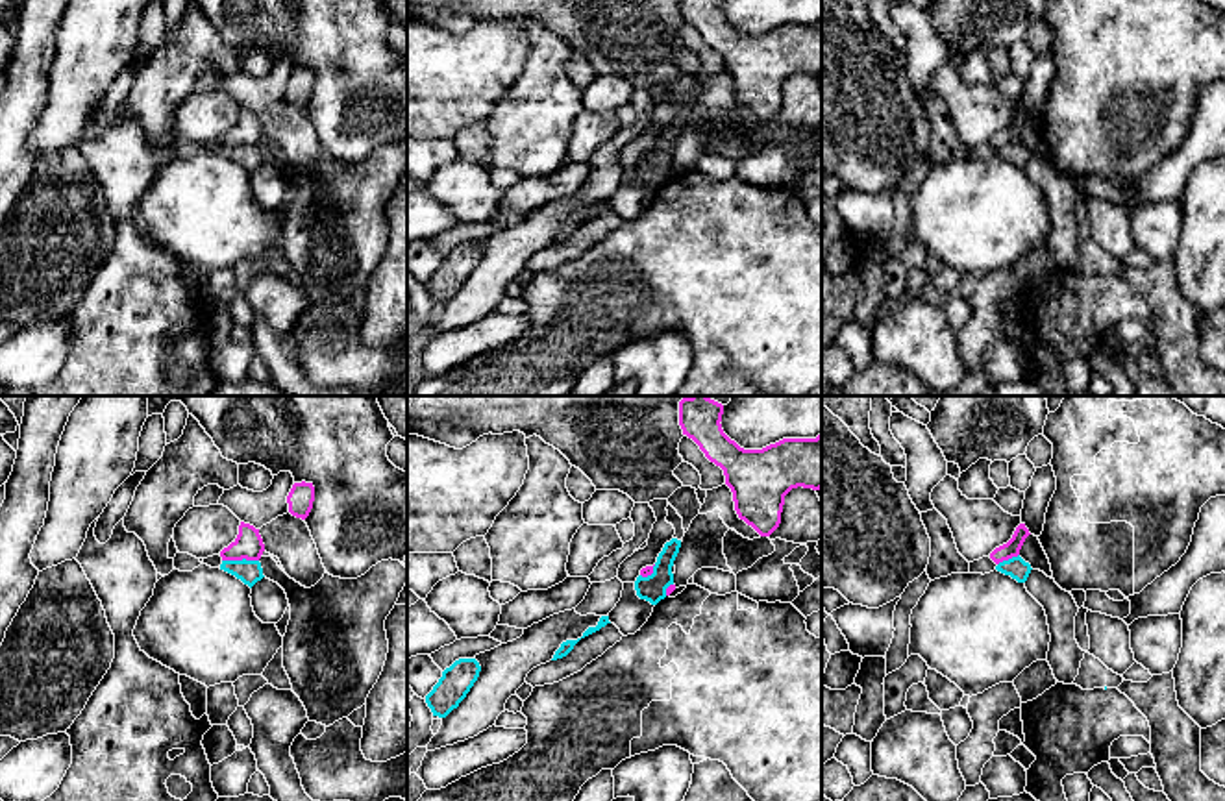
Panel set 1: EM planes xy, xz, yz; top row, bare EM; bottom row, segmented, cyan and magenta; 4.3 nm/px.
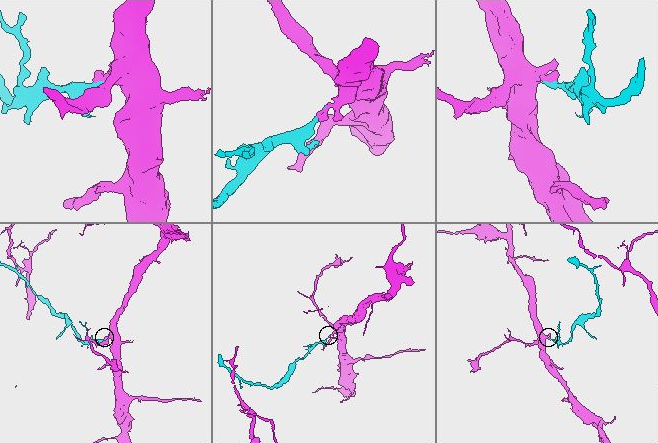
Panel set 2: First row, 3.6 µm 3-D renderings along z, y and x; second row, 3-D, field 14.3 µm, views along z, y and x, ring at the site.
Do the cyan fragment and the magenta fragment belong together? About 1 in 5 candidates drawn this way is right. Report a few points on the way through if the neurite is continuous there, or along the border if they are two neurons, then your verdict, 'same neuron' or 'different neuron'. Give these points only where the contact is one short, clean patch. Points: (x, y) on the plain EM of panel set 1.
border xy (258, 145), (222, 147); different neuron

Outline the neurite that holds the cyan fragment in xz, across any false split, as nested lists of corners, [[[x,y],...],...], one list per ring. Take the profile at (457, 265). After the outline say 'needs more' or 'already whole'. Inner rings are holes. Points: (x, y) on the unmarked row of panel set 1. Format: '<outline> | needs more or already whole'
[[[459,244],[442,257],[442,263],[426,281],[433,302],[446,303],[466,283],[477,266],[481,252],[476,244]]] | already whole

